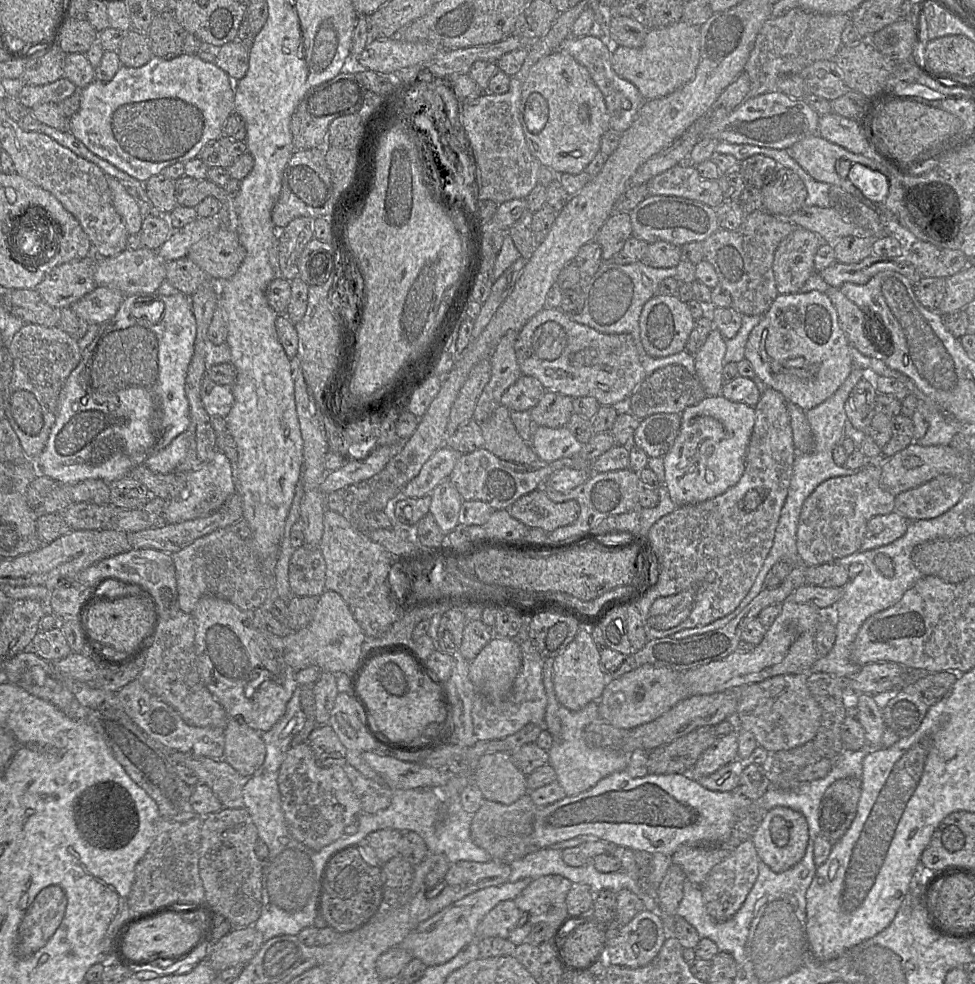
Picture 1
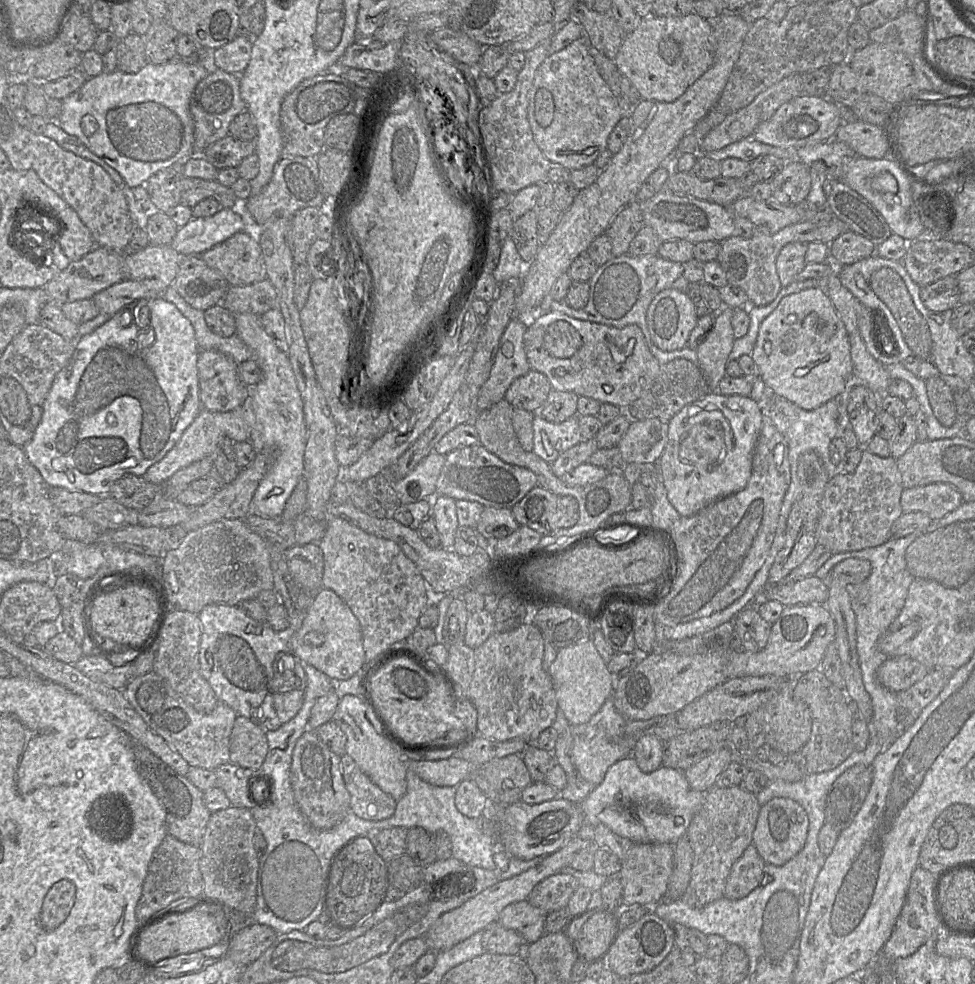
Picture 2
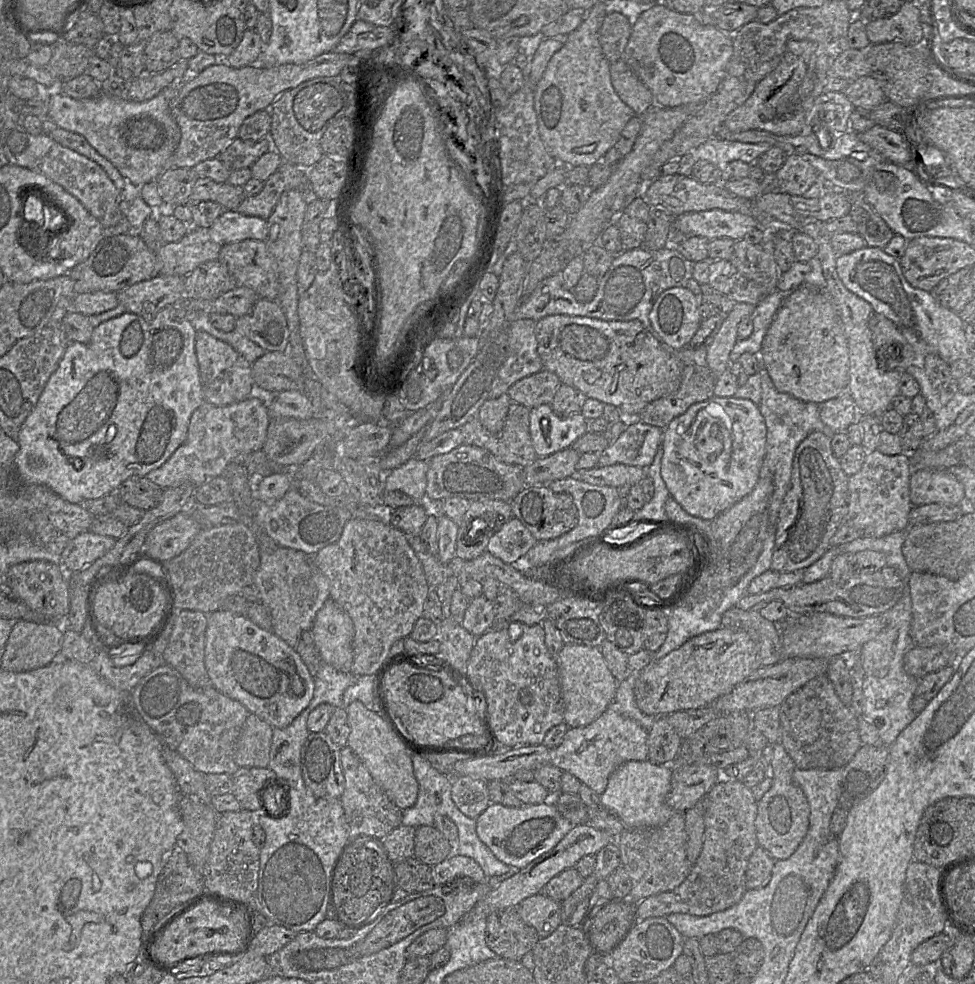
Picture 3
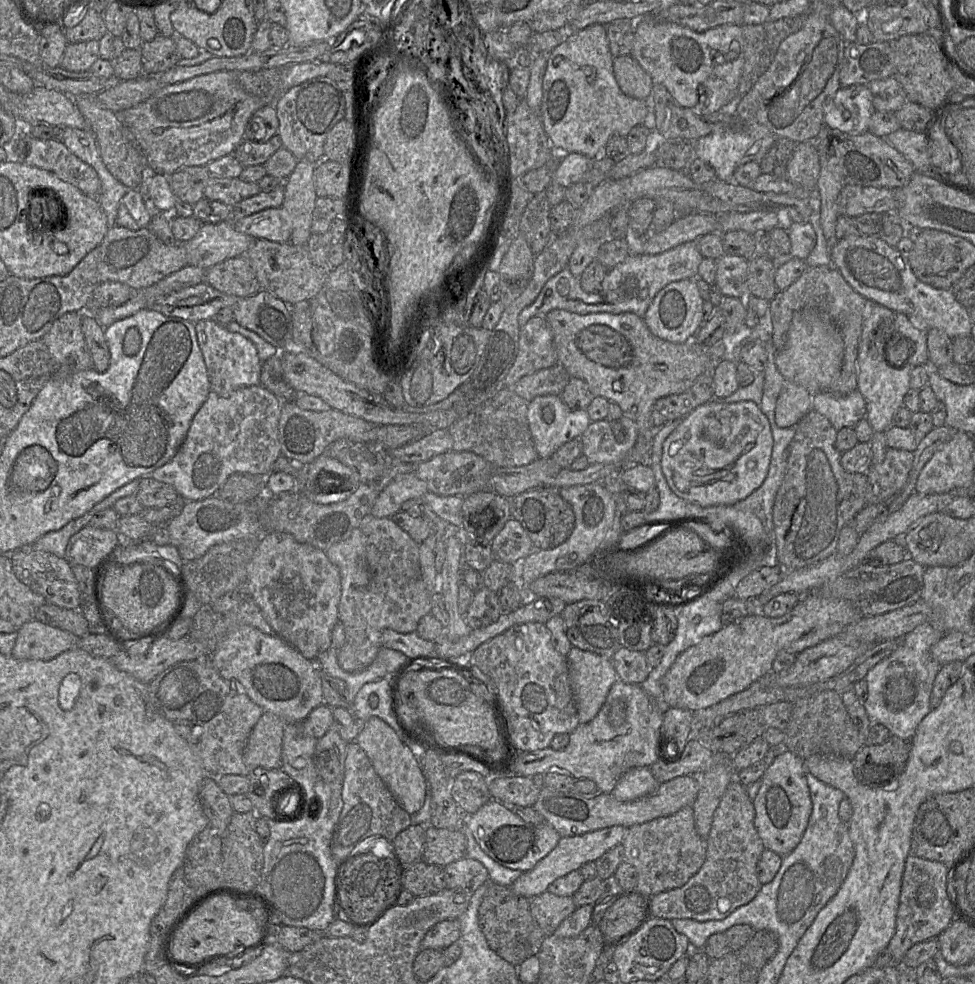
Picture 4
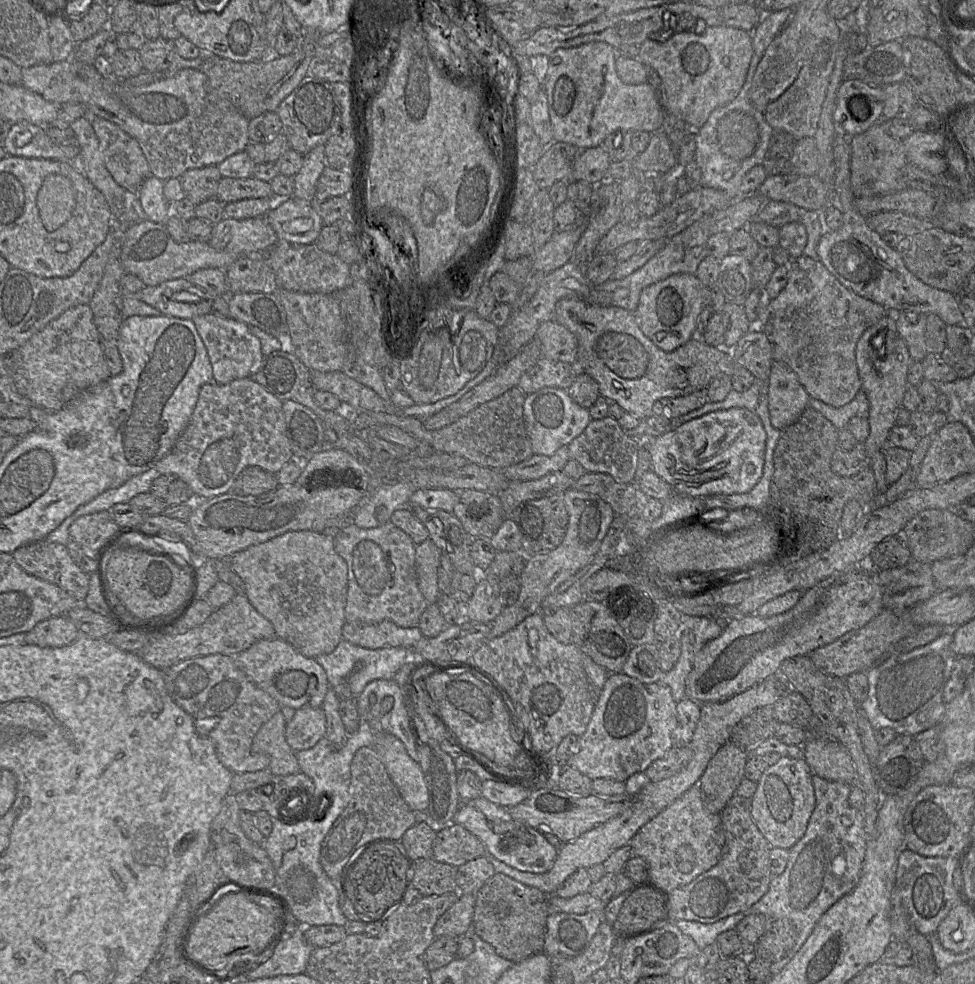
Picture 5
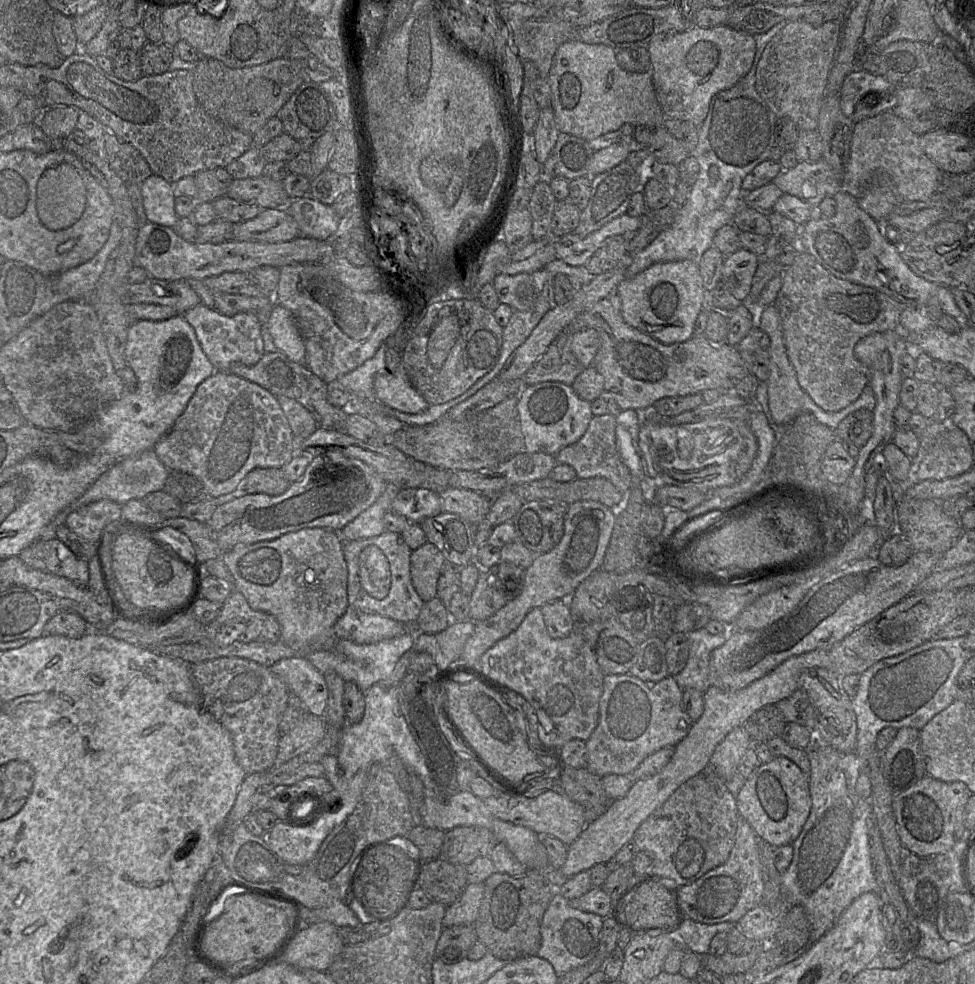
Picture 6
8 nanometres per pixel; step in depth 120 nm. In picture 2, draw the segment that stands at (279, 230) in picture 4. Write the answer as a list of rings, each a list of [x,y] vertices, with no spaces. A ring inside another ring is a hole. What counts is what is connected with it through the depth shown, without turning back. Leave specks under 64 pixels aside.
[[[237,207],[222,208],[213,216],[192,218],[178,229],[170,246],[185,256],[201,256],[213,246],[243,231],[246,231],[246,224]]]

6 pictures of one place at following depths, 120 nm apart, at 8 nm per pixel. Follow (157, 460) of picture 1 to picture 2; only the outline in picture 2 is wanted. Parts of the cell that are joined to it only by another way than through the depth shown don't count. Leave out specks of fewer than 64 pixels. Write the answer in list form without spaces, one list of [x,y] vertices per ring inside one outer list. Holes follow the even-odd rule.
[[[251,403],[244,404],[228,412],[211,412],[202,409],[191,425],[184,431],[176,445],[162,460],[152,465],[142,477],[159,487],[180,469],[214,453],[221,438],[228,437],[234,442],[249,441],[252,427],[253,411]]]

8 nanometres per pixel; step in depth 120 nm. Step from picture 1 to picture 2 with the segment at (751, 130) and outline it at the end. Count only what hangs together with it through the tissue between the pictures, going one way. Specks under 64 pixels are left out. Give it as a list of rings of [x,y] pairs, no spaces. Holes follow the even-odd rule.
[[[801,95],[782,104],[766,121],[760,123],[749,136],[756,141],[786,149],[830,141],[842,124],[837,104],[826,96]]]

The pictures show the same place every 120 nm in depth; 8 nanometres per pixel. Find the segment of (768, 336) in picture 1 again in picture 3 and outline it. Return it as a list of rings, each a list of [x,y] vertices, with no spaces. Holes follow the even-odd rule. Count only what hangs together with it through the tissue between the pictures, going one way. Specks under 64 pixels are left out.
[[[802,285],[788,294],[764,337],[759,355],[777,390],[798,400],[820,404],[848,391],[850,361],[845,327],[827,294],[819,289]]]

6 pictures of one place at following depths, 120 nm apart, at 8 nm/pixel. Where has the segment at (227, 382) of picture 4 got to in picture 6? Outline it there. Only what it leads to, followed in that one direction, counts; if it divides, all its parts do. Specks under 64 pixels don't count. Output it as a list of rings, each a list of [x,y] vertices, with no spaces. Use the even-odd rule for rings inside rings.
[[[199,304],[182,314],[193,327],[202,350],[213,365],[215,371],[228,371],[233,363],[253,366],[259,362],[264,352],[261,334],[262,324],[252,313],[238,313],[228,317],[215,308]]]

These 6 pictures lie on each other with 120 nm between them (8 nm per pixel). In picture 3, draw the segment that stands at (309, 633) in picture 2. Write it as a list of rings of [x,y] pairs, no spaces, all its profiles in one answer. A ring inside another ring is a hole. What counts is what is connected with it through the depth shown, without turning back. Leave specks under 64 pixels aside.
[[[328,598],[317,612],[311,634],[322,662],[349,672],[353,663],[354,624],[333,599]]]

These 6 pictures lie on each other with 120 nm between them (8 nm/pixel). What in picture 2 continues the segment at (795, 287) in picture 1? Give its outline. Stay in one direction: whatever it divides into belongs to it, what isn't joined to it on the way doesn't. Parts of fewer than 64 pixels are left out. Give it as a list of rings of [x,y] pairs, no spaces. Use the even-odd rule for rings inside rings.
[[[790,242],[779,251],[776,258],[776,270],[782,287],[794,282],[796,276],[805,267],[807,244],[804,242]]]

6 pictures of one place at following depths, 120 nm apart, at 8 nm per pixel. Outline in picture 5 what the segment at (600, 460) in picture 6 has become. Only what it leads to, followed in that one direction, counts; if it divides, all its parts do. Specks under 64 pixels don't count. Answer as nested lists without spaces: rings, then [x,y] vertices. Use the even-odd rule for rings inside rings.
[[[606,416],[591,419],[585,429],[568,444],[570,459],[579,462],[587,473],[604,473],[620,483],[634,483],[637,452],[642,445],[647,448],[647,441],[636,436],[633,431],[624,431],[617,420]]]

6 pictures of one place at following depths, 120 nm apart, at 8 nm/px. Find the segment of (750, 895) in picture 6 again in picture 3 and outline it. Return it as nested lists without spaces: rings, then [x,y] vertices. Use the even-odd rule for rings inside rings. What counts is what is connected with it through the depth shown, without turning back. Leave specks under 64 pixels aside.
[[[723,777],[702,800],[705,806],[705,831],[700,856],[678,887],[634,904],[632,917],[635,923],[672,913],[708,916],[732,907],[746,893],[746,869],[758,846],[755,827],[758,802],[752,790],[742,781],[727,781]]]

